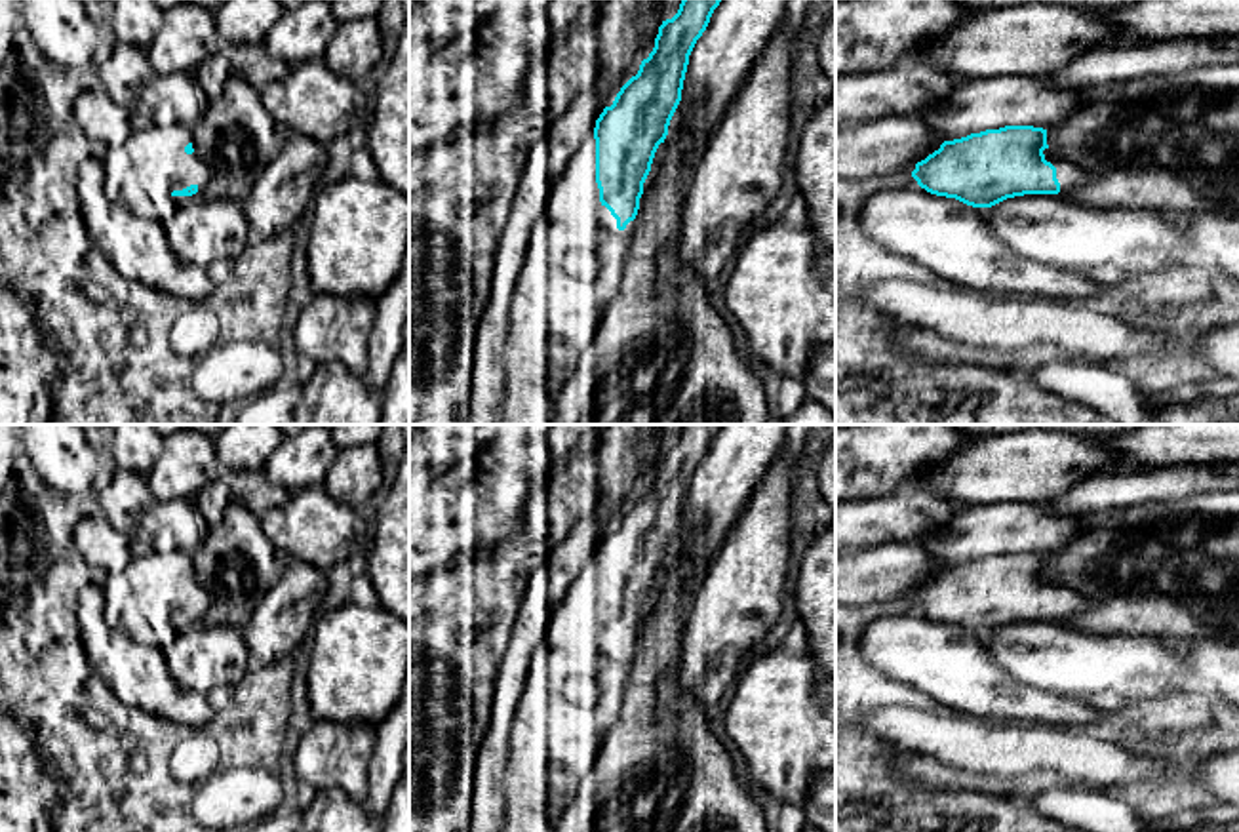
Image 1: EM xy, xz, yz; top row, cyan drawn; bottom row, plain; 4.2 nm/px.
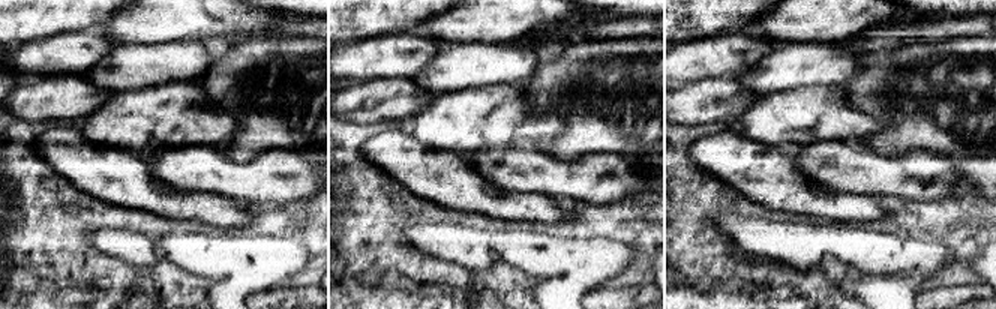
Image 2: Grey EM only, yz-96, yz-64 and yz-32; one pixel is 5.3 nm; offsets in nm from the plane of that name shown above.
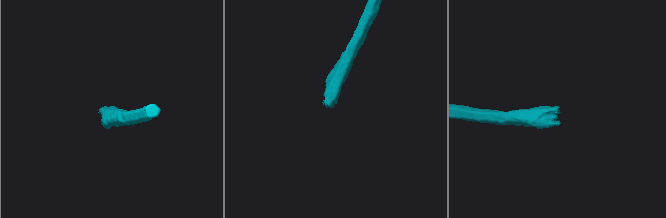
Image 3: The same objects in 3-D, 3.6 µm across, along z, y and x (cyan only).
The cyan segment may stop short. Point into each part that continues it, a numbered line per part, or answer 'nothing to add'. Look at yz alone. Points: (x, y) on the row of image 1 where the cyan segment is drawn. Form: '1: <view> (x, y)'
1: yz (1068, 174)

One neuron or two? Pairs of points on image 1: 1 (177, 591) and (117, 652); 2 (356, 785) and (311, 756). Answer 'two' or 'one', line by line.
1: two
2: one

